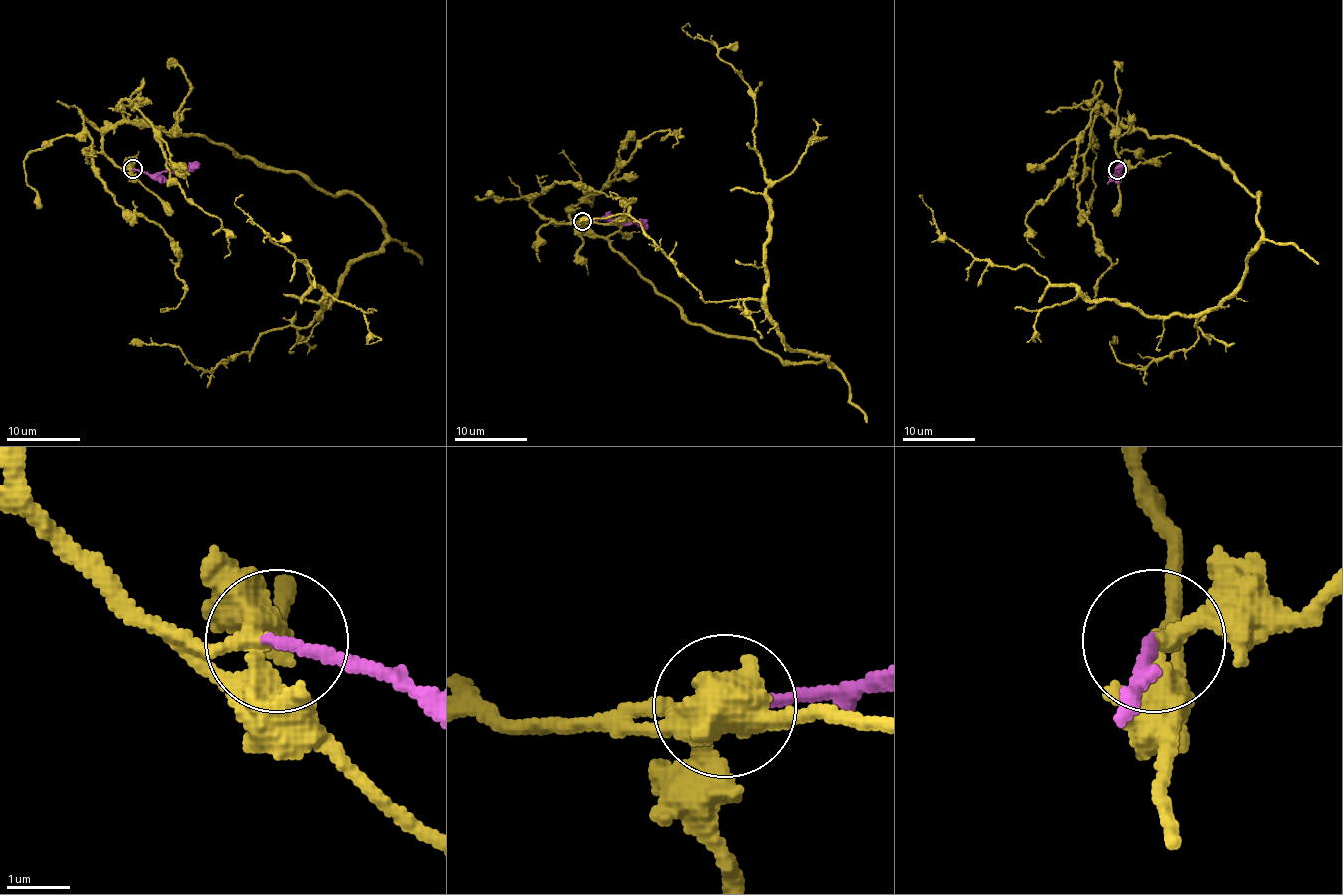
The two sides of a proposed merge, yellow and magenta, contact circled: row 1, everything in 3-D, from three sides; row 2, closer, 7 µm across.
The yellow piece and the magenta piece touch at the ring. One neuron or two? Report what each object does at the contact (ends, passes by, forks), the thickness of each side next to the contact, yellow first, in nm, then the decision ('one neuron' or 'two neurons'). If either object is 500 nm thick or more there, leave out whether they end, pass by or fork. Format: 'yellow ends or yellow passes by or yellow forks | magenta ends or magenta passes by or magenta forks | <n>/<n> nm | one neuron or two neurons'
yellow forks | magenta ends | 280/200 nm | one neuron

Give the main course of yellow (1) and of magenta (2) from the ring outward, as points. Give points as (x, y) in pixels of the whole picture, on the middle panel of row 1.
1: (582, 221), (553, 221), (602, 235), (690, 322), (830, 366), (794, 351), (770, 320), (754, 96), (690, 27)
2: (582, 221), (618, 219), (625, 224), (641, 223), (649, 226)

